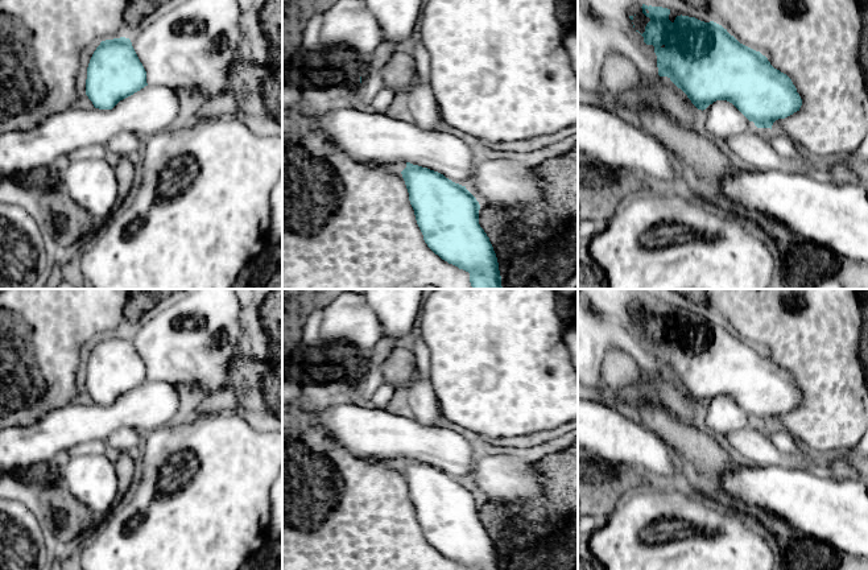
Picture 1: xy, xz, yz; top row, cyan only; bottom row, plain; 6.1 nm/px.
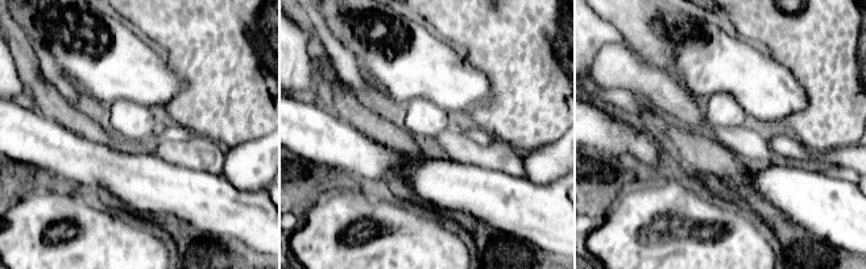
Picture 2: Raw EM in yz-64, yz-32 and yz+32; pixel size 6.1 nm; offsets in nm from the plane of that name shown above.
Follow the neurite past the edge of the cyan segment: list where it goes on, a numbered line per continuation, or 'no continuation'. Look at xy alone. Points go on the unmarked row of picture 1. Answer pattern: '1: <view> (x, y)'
no continuation

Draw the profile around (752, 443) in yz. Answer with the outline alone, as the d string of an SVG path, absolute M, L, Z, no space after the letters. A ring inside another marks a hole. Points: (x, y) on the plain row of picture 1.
M749 425L741 430L719 437L719 439L741 460L756 466L780 466L807 471L819 476L827 475L821 457L803 443L795 453L780 450L769 438L766 429Z

